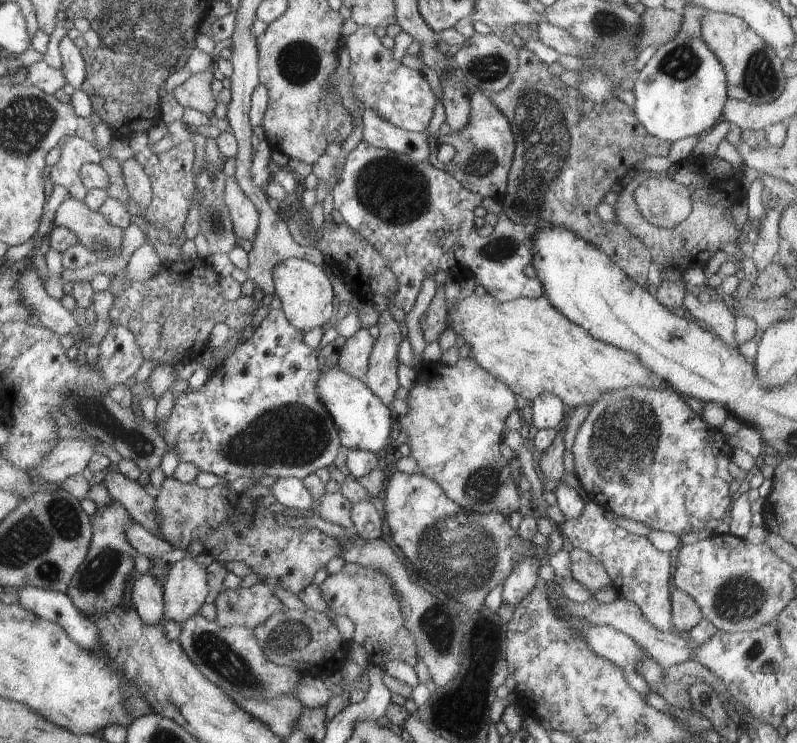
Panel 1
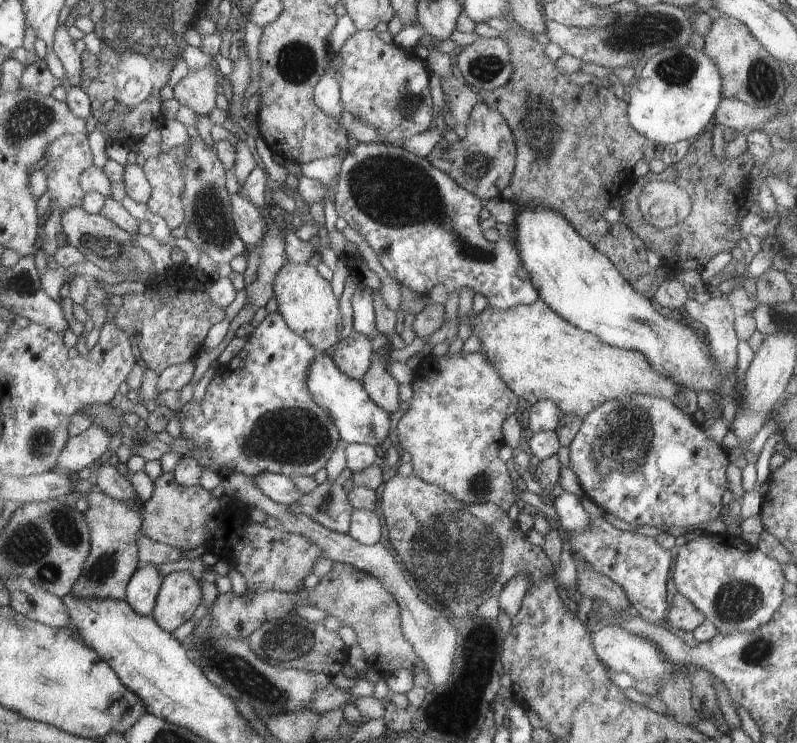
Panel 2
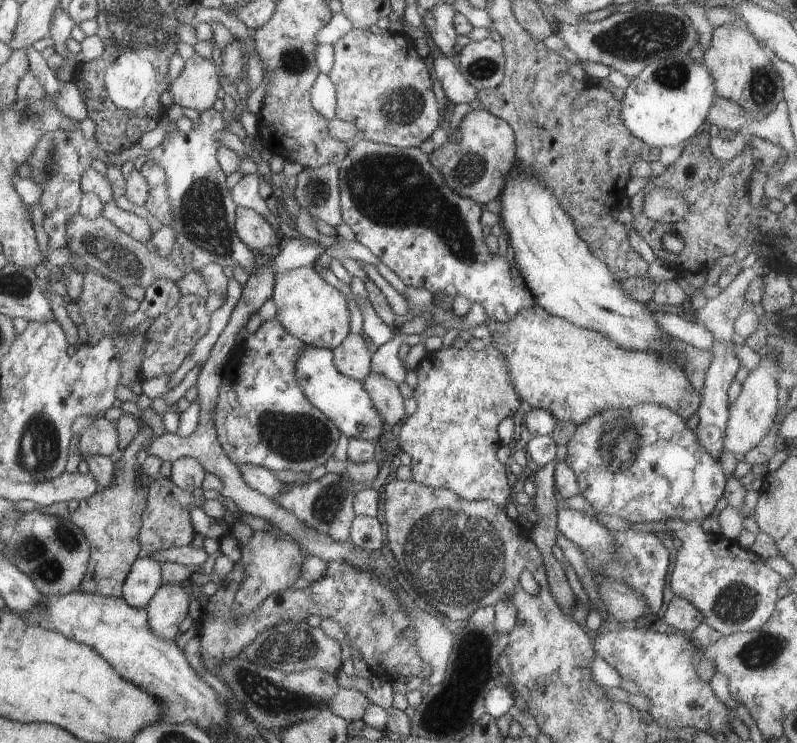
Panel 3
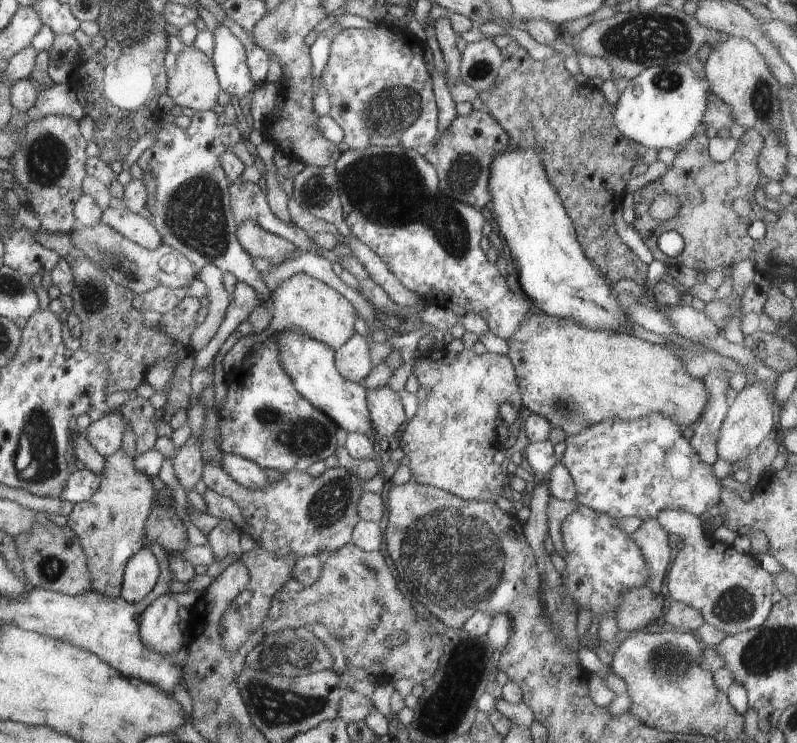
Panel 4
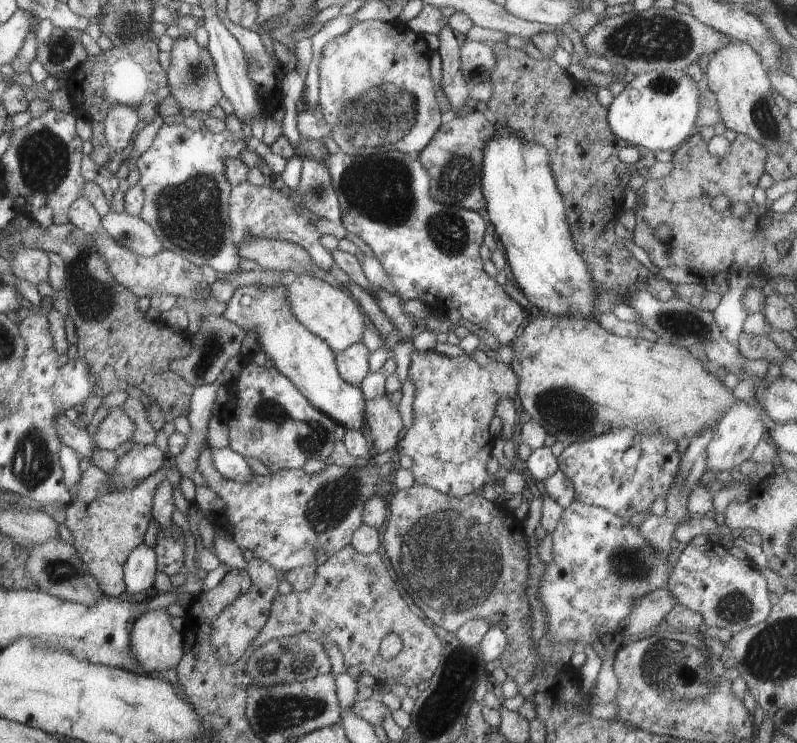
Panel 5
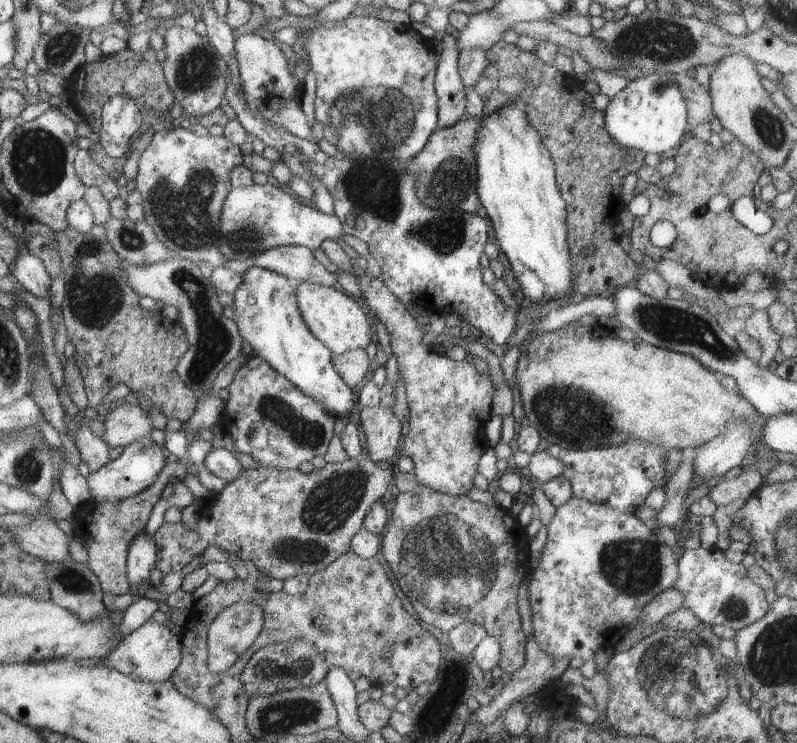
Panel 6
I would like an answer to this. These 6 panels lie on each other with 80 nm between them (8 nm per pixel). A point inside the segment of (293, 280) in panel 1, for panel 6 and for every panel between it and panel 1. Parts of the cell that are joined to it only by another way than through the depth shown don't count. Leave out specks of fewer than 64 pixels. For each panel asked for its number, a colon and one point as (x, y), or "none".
2: (306, 301)
3: (309, 308)
4: (302, 302)
5: (333, 314)
6: (342, 324)

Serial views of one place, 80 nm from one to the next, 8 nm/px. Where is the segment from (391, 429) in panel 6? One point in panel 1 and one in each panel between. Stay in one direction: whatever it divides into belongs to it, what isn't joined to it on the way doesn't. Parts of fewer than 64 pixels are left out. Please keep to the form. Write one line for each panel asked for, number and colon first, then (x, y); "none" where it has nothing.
1: (381, 379)
2: (381, 386)
3: (384, 393)
4: (385, 408)
5: (382, 419)

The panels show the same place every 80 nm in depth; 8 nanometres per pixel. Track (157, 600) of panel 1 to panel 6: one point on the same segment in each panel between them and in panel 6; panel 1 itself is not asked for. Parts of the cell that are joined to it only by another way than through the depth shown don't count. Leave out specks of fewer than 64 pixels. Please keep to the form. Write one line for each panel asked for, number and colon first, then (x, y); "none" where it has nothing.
2: (142, 591)
3: (144, 579)
4: (142, 572)
5: (140, 569)
6: (142, 555)

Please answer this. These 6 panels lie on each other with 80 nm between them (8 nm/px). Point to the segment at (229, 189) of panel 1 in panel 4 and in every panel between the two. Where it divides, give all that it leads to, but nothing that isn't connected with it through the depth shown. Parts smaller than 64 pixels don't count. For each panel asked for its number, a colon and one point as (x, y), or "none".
2: (250, 223)
3: (255, 231)
4: (258, 243)

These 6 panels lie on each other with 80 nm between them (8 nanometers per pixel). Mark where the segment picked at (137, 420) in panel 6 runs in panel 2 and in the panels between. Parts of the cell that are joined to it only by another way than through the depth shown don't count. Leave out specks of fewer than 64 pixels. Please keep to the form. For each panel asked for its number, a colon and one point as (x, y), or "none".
2: (81, 451)
3: (101, 437)
4: (107, 434)
5: (115, 432)

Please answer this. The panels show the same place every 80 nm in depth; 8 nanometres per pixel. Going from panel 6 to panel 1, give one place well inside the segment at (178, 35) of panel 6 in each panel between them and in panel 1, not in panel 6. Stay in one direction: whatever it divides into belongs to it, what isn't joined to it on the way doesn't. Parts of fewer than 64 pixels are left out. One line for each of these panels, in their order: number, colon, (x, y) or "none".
1: (195, 92)
2: (197, 90)
3: (197, 86)
4: (195, 84)
5: (192, 77)

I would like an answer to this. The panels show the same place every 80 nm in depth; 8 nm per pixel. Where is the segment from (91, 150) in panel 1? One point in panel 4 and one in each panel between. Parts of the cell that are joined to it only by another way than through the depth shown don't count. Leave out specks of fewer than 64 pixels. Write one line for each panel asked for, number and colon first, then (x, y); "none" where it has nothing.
2: (66, 157)
3: (57, 164)
4: (50, 165)

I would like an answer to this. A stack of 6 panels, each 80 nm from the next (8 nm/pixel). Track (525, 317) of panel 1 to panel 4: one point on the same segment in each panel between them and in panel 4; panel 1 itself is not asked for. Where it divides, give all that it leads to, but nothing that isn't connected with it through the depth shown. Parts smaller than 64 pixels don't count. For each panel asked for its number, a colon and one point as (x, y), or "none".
2: (541, 357)
3: (574, 373)
4: (573, 376)

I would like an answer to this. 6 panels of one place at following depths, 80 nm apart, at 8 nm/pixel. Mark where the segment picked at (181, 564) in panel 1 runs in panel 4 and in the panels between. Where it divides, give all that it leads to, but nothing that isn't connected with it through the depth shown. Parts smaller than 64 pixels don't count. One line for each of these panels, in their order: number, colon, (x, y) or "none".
2: (180, 594)
3: (168, 607)
4: (159, 629)

